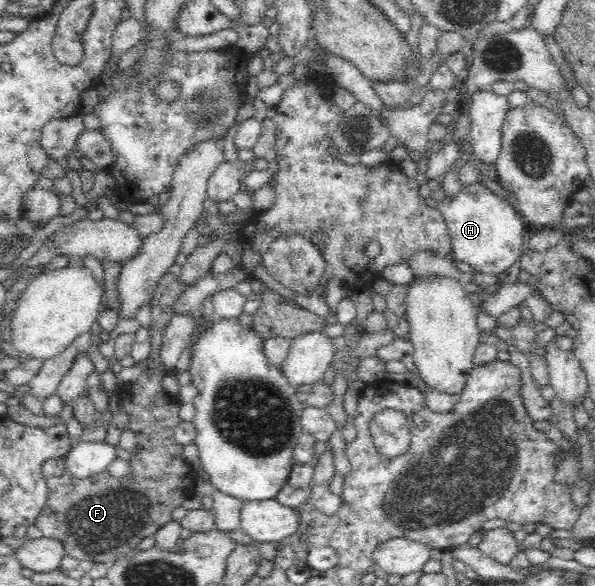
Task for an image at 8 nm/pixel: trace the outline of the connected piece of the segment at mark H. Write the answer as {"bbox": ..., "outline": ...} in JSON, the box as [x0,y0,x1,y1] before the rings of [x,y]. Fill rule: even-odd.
{"bbox":[437,183,525,277],"outline":[[[481,183],[463,187],[460,193],[450,200],[445,198],[437,204],[448,226],[453,260],[463,261],[473,271],[490,273],[500,277],[516,271],[516,263],[525,251],[525,221],[519,213],[504,199],[494,194]]]}

